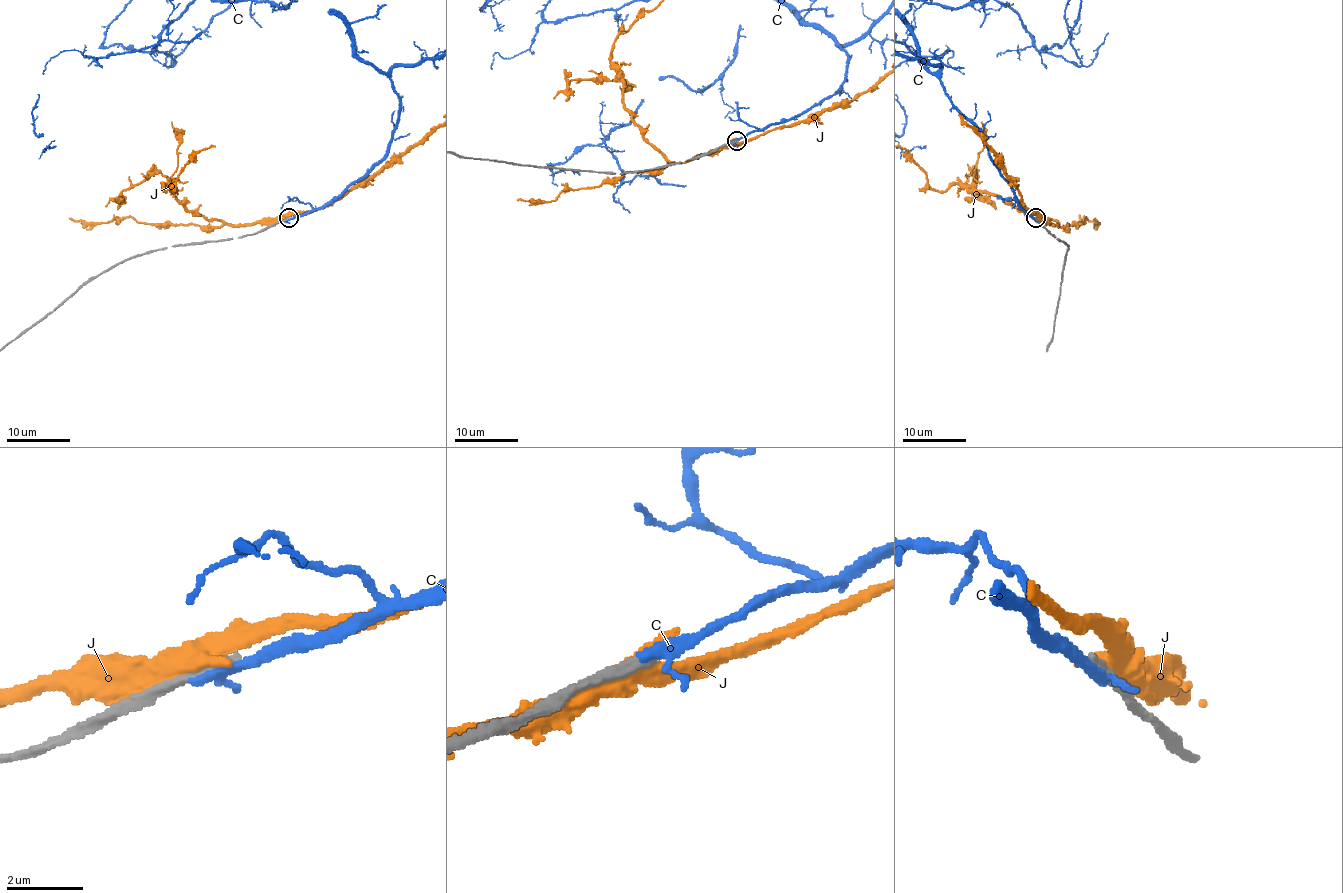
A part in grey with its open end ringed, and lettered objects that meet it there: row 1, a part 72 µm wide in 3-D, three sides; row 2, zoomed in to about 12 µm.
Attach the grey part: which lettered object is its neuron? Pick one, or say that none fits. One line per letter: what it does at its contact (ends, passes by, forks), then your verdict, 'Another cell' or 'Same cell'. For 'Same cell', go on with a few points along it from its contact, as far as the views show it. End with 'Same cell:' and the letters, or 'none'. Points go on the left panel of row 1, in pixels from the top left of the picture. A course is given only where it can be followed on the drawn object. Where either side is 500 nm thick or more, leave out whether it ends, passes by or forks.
C: It ends there. Another cell
J: It forks there. Another cell
Same cell: none

